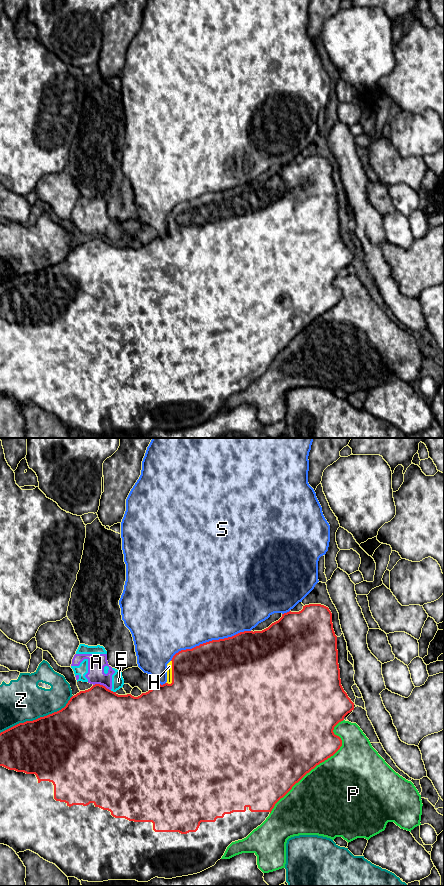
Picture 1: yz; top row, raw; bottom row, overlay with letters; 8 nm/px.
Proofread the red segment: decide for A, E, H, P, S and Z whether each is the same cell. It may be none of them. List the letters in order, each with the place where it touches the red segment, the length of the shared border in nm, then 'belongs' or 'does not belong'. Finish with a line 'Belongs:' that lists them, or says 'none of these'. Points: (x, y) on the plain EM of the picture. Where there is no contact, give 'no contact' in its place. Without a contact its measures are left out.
A: meets red in yz at (102, 237); contact 150 nm long; does not belong
E: meets red in yz at (112, 243); contact 50 nm long; does not belong
H: meets red in yz at (172, 225); contact 200 nm long; belongs
P: meets red in yz at (318, 316); contact 950 nm long; does not belong
S: meets red in yz at (209, 193); contact 700 nm long; does not belong
Z: meets red in yz at (38, 270); contact 650 nm long; does not belong
Belongs: H

